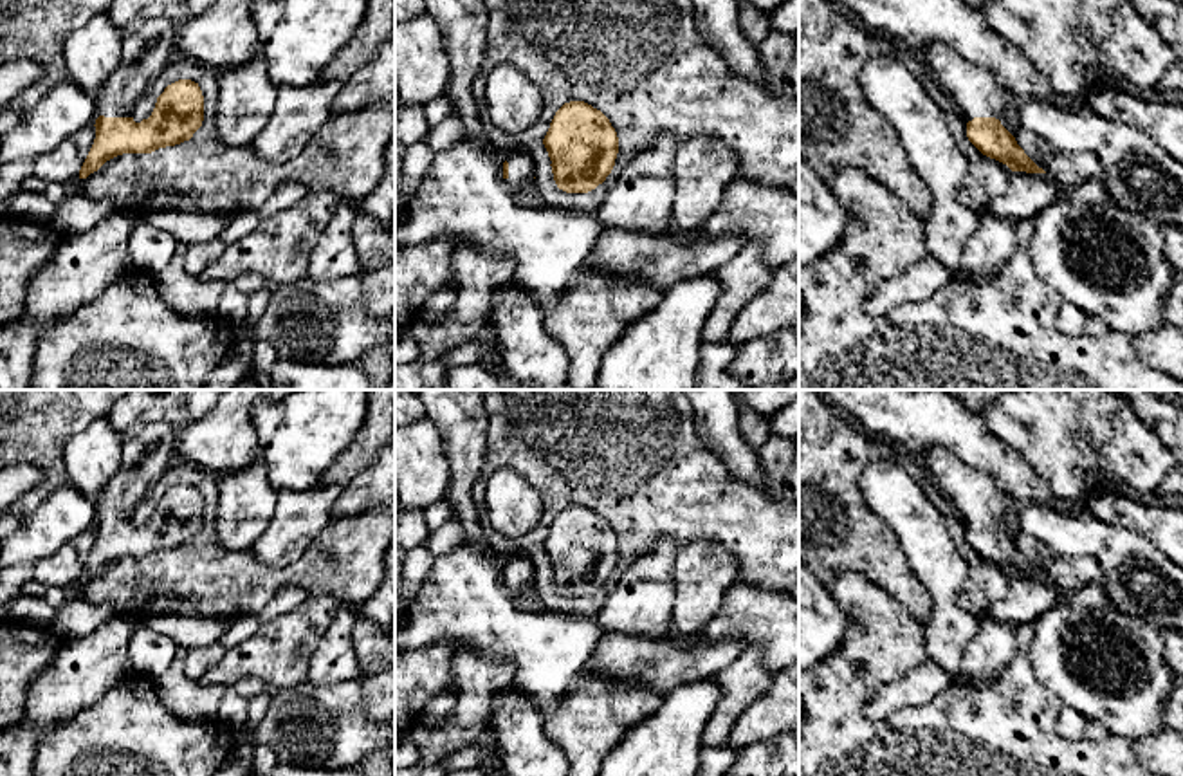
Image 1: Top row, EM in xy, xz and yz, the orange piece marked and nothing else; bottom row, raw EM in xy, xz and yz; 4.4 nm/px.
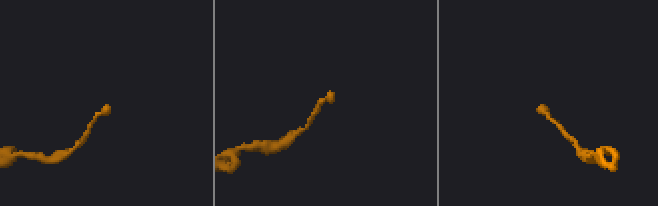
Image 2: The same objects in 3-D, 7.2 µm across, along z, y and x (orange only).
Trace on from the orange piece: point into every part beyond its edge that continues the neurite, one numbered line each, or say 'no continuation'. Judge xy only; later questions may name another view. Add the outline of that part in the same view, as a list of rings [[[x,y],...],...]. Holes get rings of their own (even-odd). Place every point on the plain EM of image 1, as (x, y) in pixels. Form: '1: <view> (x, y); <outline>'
1: xy (148, 450); [[[162,420],[121,433],[121,466],[94,502],[97,520],[132,522],[133,507],[177,460],[177,440],[179,431]]]

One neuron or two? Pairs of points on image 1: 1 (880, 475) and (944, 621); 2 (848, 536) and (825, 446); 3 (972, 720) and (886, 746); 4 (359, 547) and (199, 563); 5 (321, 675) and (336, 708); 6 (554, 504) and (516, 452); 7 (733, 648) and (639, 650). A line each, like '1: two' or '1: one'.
1: one
2: one
3: one
4: one
5: two
6: one
7: one

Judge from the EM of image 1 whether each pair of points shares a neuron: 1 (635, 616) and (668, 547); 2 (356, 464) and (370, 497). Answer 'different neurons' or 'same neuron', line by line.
1: same neuron
2: different neurons

